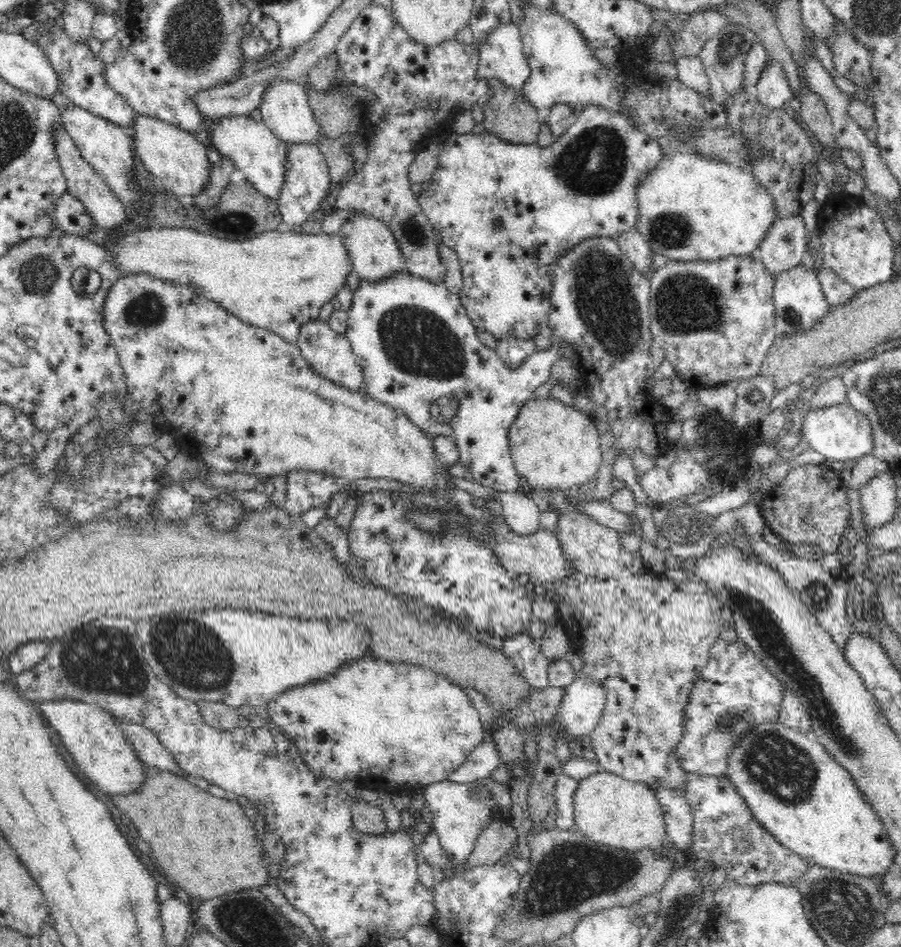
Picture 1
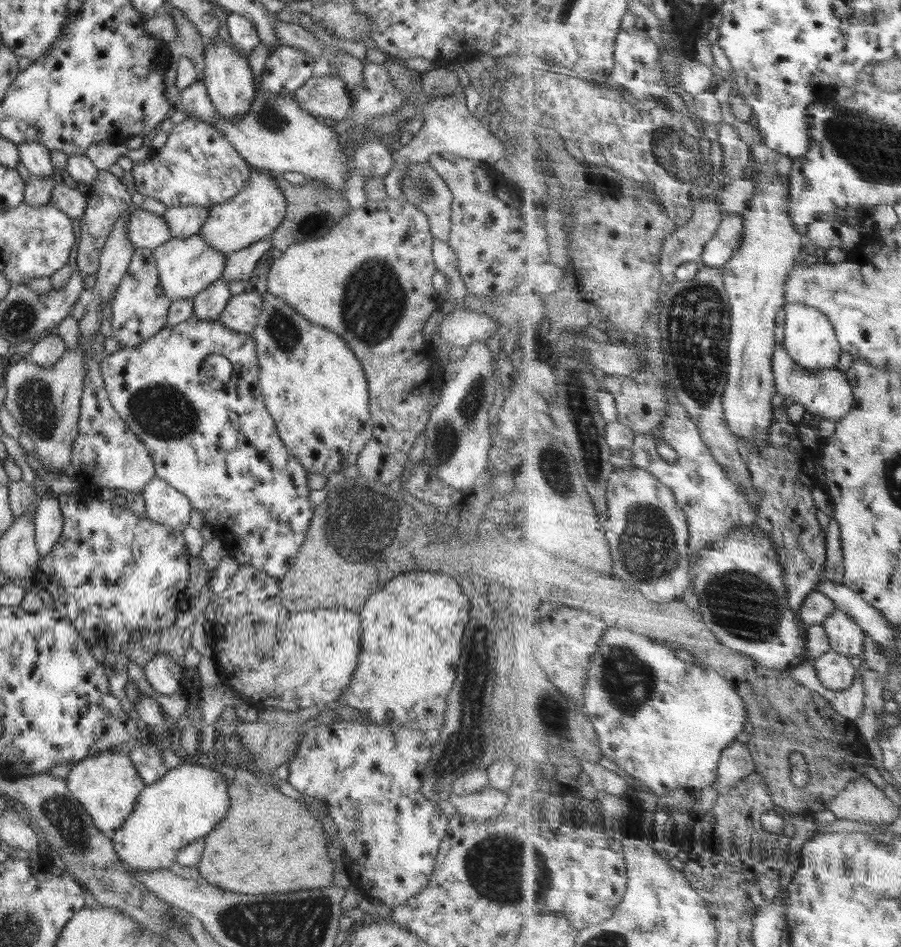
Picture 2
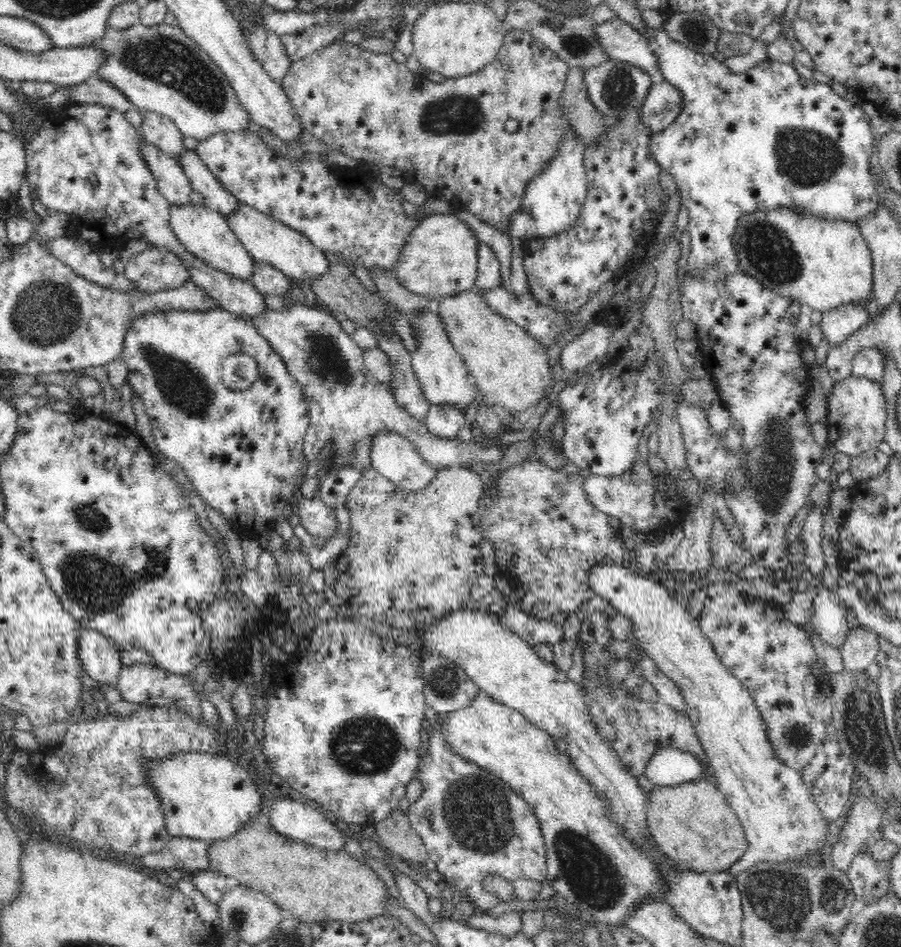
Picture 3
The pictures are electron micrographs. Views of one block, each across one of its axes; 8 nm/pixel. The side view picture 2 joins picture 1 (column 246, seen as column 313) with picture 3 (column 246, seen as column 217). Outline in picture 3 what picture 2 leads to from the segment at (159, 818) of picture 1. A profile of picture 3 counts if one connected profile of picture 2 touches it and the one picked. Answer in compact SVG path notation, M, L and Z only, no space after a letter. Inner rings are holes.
M266 793L262 794L262 810L256 818L252 818L246 826L241 827L236 834L222 840L210 841L208 869L222 873L224 876L238 878L240 884L260 890L268 894L270 900L274 900L276 906L282 908L282 916L286 918L286 912L292 914L302 922L309 924L322 922L326 919L343 921L349 923L361 923L370 920L374 916L384 915L384 904L386 894L396 893L394 887L374 871L371 863L366 864L353 858L345 849L338 852L334 850L324 851L308 848L304 842L292 842L282 838L277 830L269 823L269 812L271 811L272 798Z

